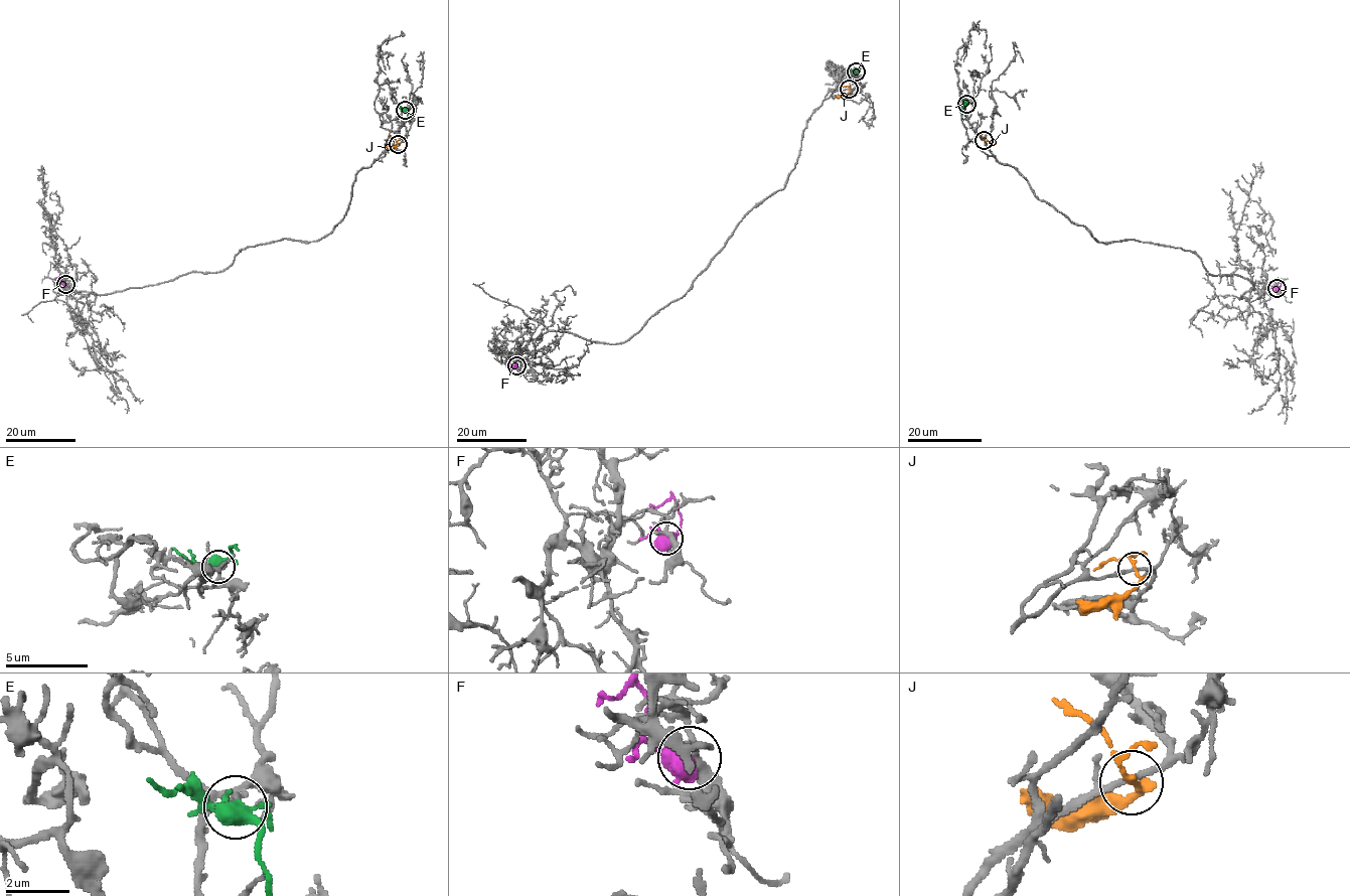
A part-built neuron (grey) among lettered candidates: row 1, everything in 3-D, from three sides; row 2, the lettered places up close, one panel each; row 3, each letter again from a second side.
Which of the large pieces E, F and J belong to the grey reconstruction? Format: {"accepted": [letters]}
{"accepted": []}

